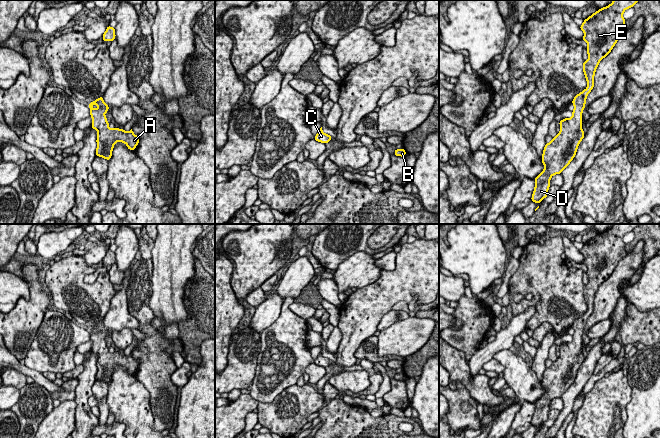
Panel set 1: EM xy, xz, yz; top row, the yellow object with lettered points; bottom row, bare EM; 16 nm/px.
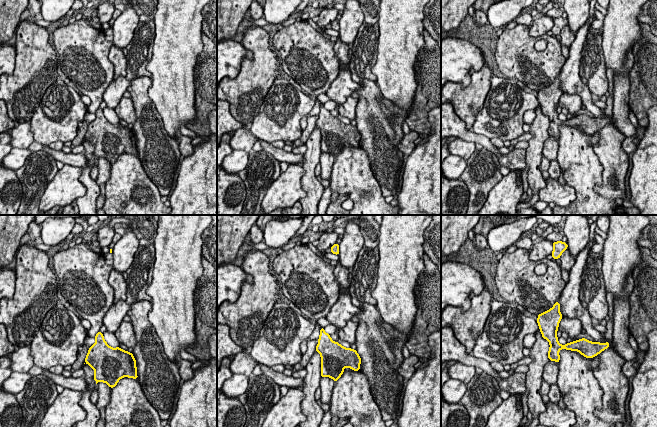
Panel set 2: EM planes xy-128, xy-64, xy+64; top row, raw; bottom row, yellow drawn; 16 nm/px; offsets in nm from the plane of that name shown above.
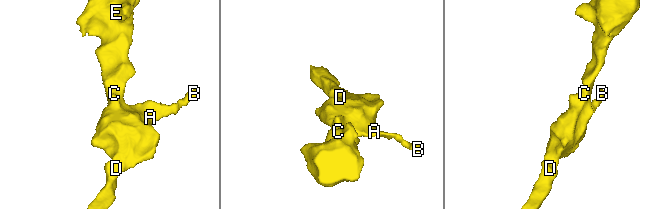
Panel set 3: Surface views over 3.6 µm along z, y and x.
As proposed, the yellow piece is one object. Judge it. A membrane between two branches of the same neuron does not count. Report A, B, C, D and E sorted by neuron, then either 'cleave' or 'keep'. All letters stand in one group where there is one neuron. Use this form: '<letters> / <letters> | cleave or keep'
A B C D E | keep

